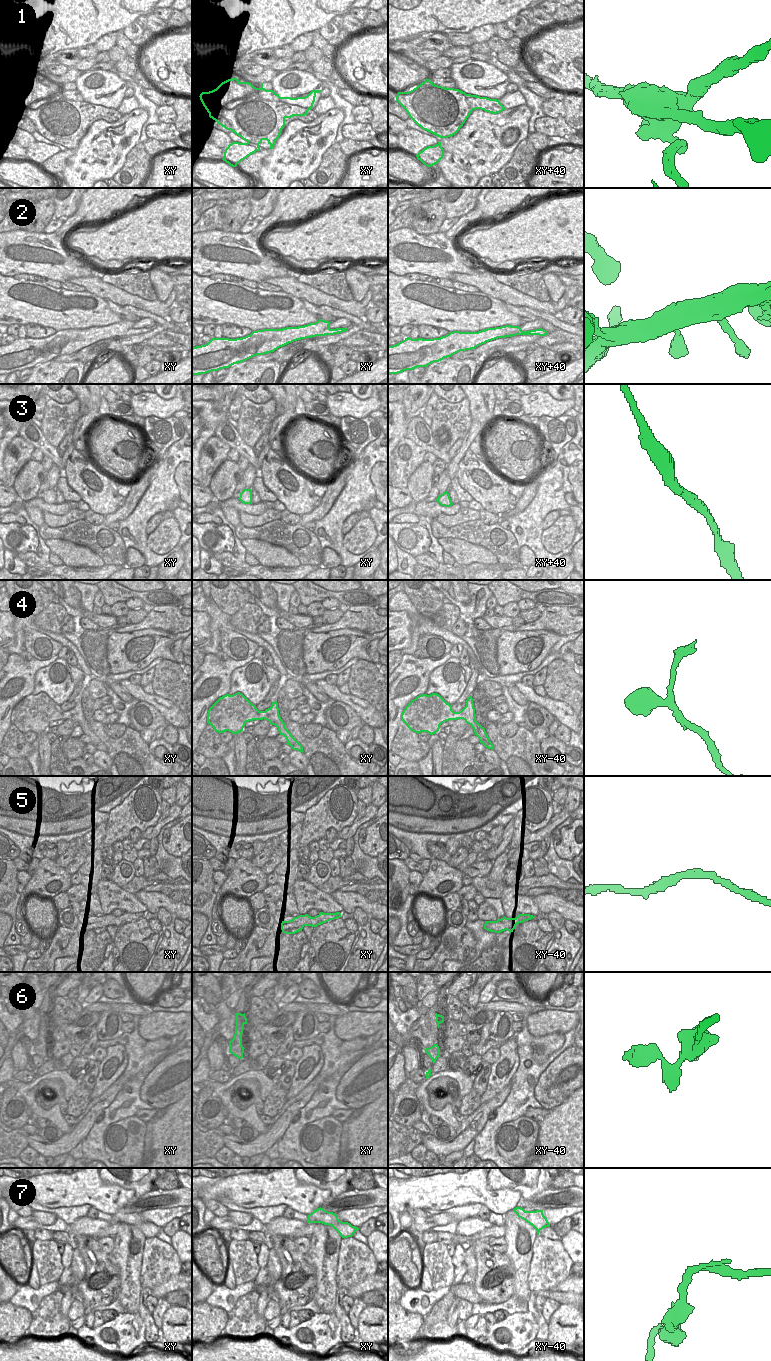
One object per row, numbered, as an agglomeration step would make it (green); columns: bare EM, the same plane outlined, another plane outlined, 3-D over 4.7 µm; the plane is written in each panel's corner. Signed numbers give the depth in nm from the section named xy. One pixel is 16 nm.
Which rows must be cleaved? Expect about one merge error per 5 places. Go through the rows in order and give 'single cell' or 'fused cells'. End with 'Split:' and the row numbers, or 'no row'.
1: fused cells
2: single cell
3: single cell
4: single cell
5: single cell
6: single cell
7: fused cells
Split: 1, 7

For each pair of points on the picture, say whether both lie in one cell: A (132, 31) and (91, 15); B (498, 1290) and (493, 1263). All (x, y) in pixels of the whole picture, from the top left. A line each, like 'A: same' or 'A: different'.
A: different
B: same

